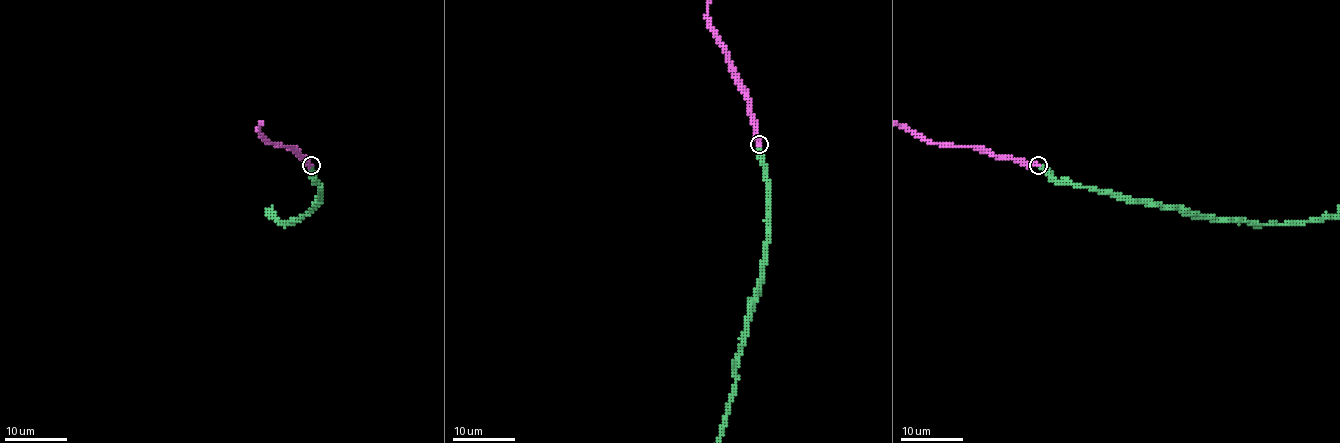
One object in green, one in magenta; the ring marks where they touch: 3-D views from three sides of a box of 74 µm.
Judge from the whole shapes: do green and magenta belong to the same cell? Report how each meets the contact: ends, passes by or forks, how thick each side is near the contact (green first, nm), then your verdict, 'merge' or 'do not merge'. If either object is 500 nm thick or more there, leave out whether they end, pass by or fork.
green ends there; magenta ends there; 420 nm thick on the green side, 440 nm on the other; merge

